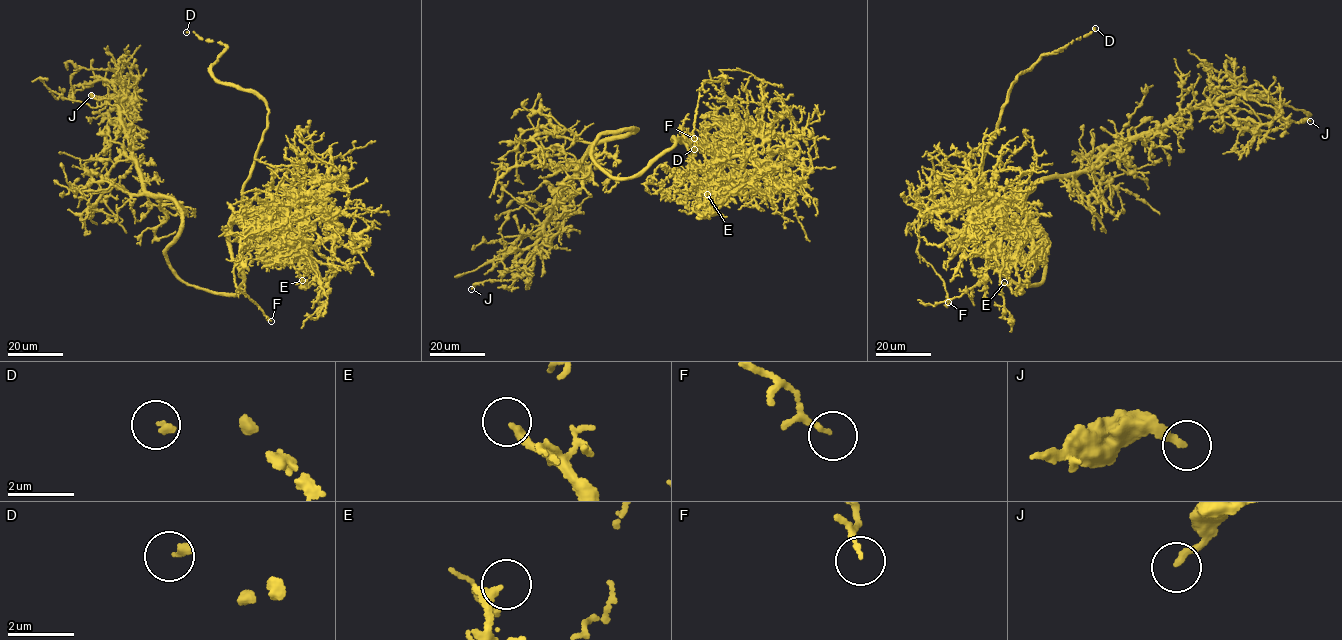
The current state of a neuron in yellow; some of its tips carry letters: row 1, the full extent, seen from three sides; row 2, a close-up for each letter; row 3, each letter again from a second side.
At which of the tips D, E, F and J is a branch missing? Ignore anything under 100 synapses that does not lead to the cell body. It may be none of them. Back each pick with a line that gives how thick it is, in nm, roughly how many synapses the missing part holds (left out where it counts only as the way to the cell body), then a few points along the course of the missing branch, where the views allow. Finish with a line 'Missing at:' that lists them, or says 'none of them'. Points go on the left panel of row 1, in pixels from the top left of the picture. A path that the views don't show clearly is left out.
D: 190 nm
Missing at: D

